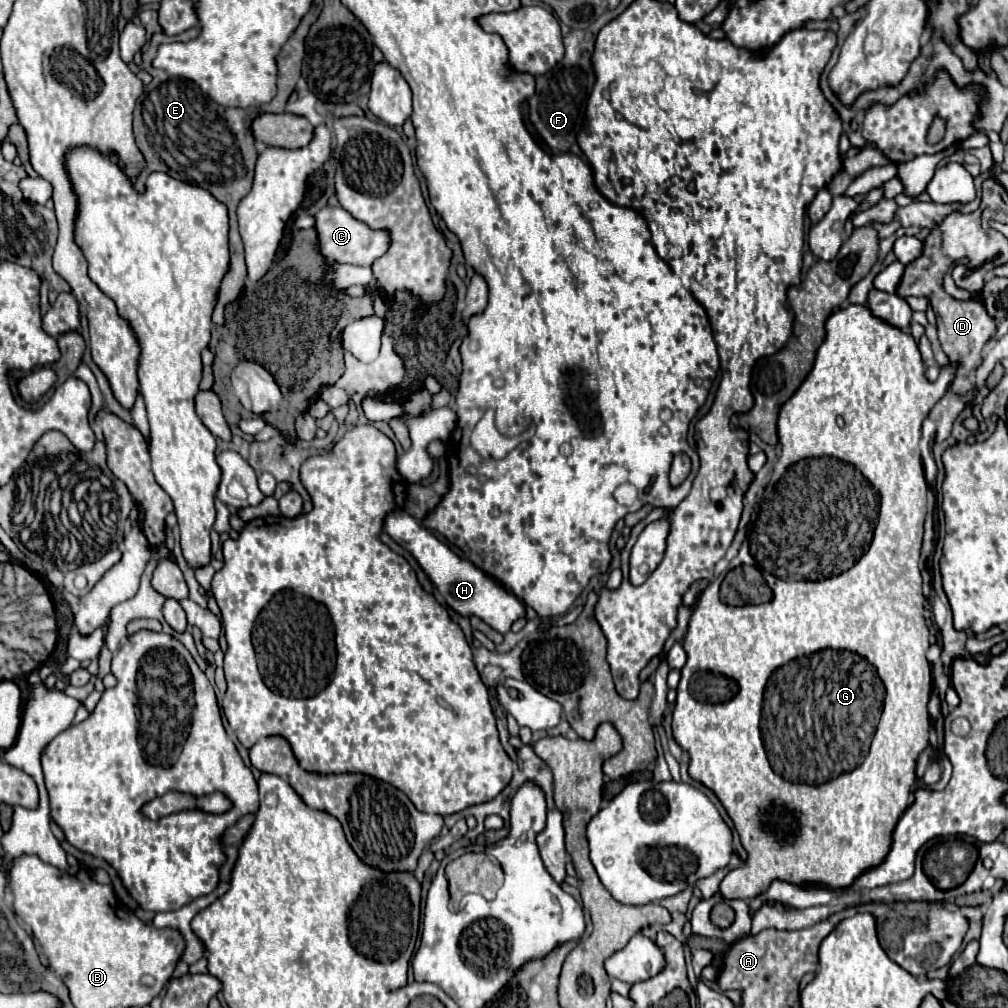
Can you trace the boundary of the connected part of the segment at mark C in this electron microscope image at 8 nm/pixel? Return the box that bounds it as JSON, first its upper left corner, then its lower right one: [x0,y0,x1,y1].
[316,207,390,265]

